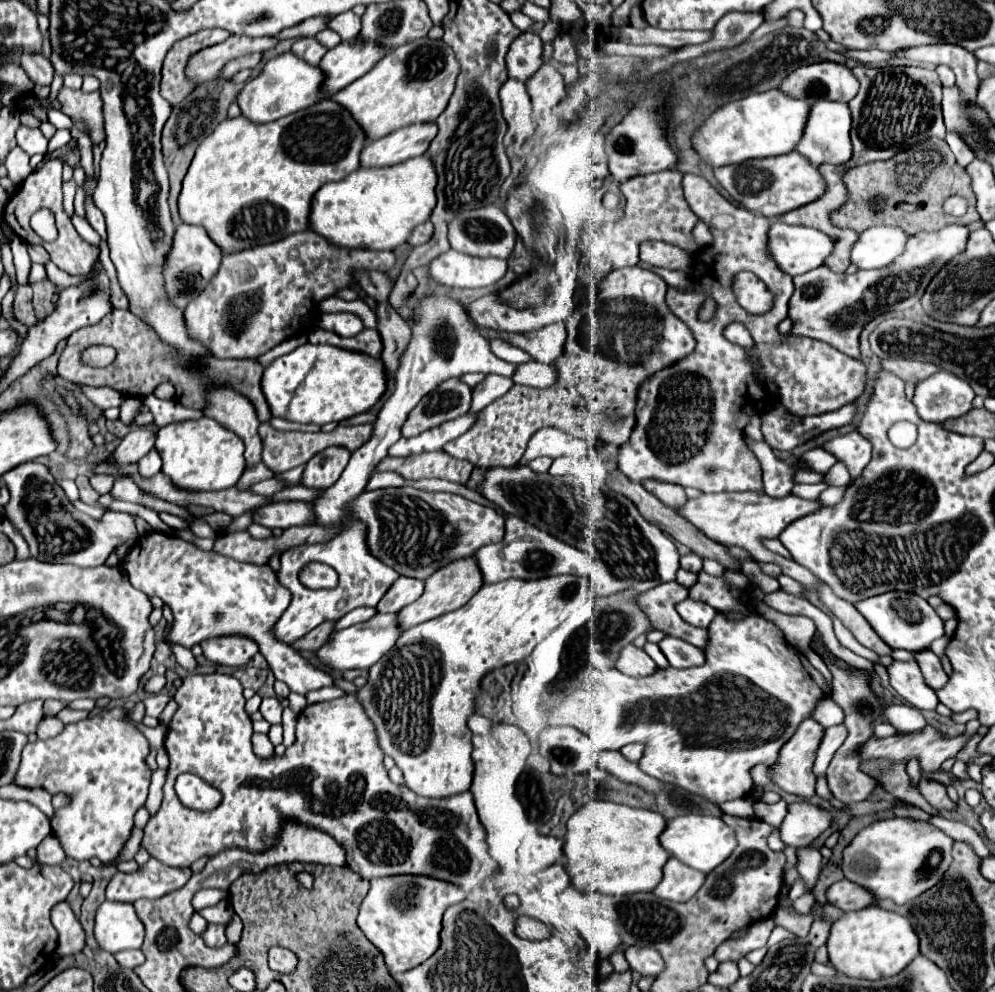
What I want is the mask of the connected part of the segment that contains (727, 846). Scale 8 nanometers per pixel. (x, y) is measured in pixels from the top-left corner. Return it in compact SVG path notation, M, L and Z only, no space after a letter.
M690 814L690 816L680 816L674 820L668 820L664 832L660 834L660 844L674 858L682 860L686 866L708 874L710 870L714 870L718 864L722 864L732 854L732 850L736 848L736 838L734 838L734 830L730 826L726 826L722 818Z

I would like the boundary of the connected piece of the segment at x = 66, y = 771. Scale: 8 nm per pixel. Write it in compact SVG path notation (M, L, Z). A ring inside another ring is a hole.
M106 708L106 710L100 710L98 714L92 714L88 716L86 720L80 720L80 722L74 722L74 724L66 724L64 730L54 736L54 738L46 738L46 740L36 740L36 742L28 742L22 750L22 762L20 762L20 768L14 776L14 784L16 786L22 786L22 788L44 788L48 790L50 794L56 794L56 792L66 792L72 802L70 806L59 809L55 812L54 816L50 820L52 830L54 830L54 836L60 838L62 846L64 846L64 852L70 856L70 858L76 858L76 860L90 860L92 856L100 858L102 864L110 864L112 860L116 860L120 856L120 852L124 850L126 842L130 840L130 834L132 834L132 828L134 828L134 815L146 802L146 796L148 796L148 786L150 786L150 768L146 766L146 756L150 754L150 742L146 740L146 736L130 722L126 720L126 710L124 708Z

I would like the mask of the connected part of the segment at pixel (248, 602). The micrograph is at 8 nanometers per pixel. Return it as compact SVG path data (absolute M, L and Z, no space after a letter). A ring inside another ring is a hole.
M152 532L152 534L140 536L136 540L136 544L130 548L128 556L124 558L122 568L126 570L126 574L128 574L134 588L140 588L144 594L154 594L162 602L166 602L166 606L170 606L170 610L174 614L174 624L172 624L172 632L170 632L172 642L182 644L186 648L192 648L194 644L200 644L206 638L226 636L226 634L242 634L242 636L248 636L248 638L258 642L260 652L268 660L276 680L282 680L284 684L288 684L288 688L292 692L298 692L298 694L306 696L310 690L318 690L322 686L332 686L332 676L330 674L326 674L324 670L314 668L292 646L288 646L284 642L278 642L274 638L274 634L270 632L272 624L288 608L290 592L284 586L278 584L276 574L268 564L260 566L260 564L238 562L234 558L228 558L228 556L222 556L222 554L216 554L216 552L204 552L196 544L186 542L186 540L178 538L178 536Z

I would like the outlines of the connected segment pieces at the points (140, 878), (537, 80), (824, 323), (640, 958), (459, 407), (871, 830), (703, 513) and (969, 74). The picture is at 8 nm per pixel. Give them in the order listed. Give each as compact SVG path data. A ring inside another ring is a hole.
M150 858L134 874L116 872L106 888L106 900L136 902L140 898L160 898L182 888L190 880L190 876L190 868L174 868L162 864L158 858Z
M544 42L544 52L542 52L542 68L530 80L526 80L528 94L532 98L532 104L538 106L540 110L552 108L564 98L564 80L560 72L550 64L552 56L552 42Z
M946 226L938 232L920 232L908 240L904 254L892 264L878 270L858 270L856 274L850 274L850 278L834 274L826 266L794 276L794 294L790 298L788 312L794 326L790 332L822 340L846 356L860 360L862 328L892 308L906 310L916 304L934 274L966 248L968 234L966 226Z
M630 946L626 948L626 960L630 964L630 970L638 972L640 976L660 976L664 970L664 960L654 948L642 948L642 946Z
M458 378L444 380L438 384L438 388L434 388L434 392L428 392L408 414L408 420L402 426L402 436L416 436L446 420L454 420L466 414L468 408L468 386Z
M910 818L876 820L860 830L844 848L842 870L850 882L872 892L876 900L890 898L896 904L906 904L942 880L946 868L952 864L952 844L950 836L928 822ZM934 852L940 852L942 860L936 868L930 868L928 862Z
M722 492L722 494L700 494L698 498L688 500L686 506L678 510L678 514L682 514L686 520L690 520L696 528L700 528L708 538L716 540L718 544L742 546L758 562L779 563L782 573L800 582L808 600L828 614L826 606L822 604L817 593L822 581L794 560L772 554L762 544L762 538L776 538L792 520L798 520L808 512L816 512L818 508L822 508L822 502L818 498L806 500L796 494L786 494L784 498L772 498L766 492Z
M926 44L926 46L914 46L894 52L896 58L906 58L914 62L930 62L930 64L946 64L956 74L956 84L962 90L962 96L966 102L976 100L978 90L978 76L976 76L976 56L954 44Z

